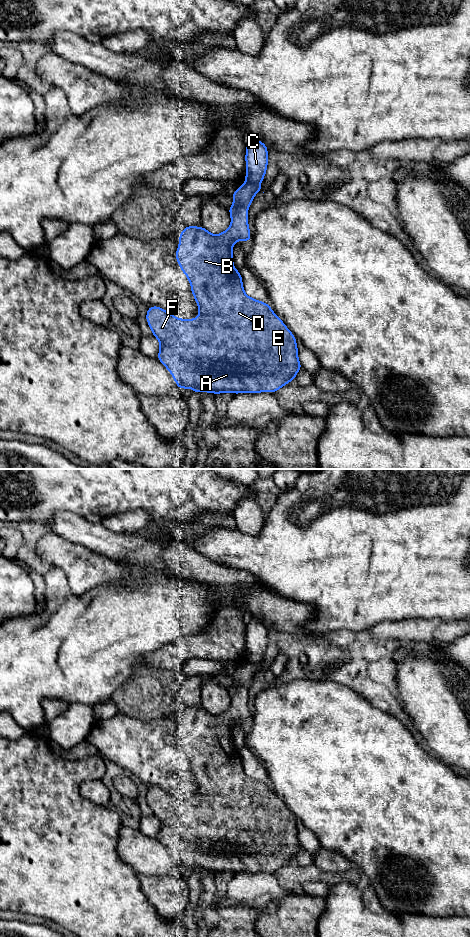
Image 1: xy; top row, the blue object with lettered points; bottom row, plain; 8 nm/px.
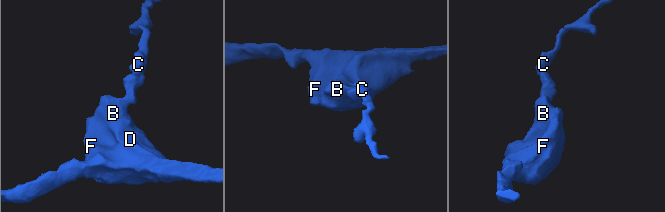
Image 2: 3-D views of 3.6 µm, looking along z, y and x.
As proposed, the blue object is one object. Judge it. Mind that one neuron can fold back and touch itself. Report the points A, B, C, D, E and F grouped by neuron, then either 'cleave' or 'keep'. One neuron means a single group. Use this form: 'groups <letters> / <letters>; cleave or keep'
groups A B D E F / C; cleave

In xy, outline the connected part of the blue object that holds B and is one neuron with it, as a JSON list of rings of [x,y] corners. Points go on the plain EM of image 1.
[[[245,661],[231,675],[234,683],[228,690],[232,700],[226,711],[214,715],[202,706],[186,706],[180,713],[176,740],[191,764],[199,796],[196,799],[179,799],[160,787],[151,786],[148,788],[146,800],[152,814],[160,822],[157,838],[172,854],[180,870],[190,868],[194,872],[210,872],[215,875],[226,872],[234,874],[274,873],[290,861],[295,860],[296,854],[302,847],[298,840],[295,816],[272,791],[270,785],[245,774],[241,753],[235,749],[233,744],[233,724],[239,720],[250,721],[248,687],[257,672],[263,672],[260,663]]]

